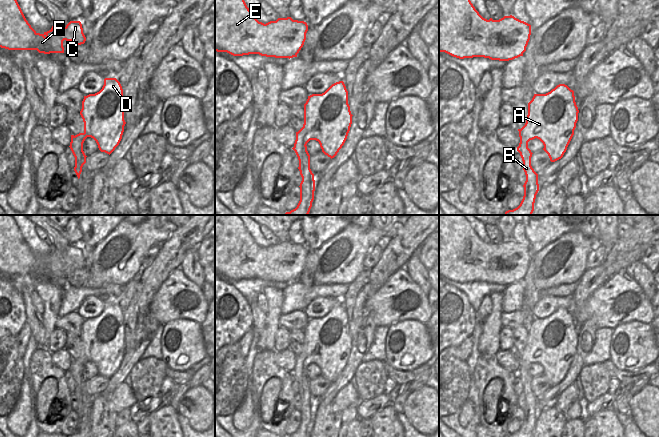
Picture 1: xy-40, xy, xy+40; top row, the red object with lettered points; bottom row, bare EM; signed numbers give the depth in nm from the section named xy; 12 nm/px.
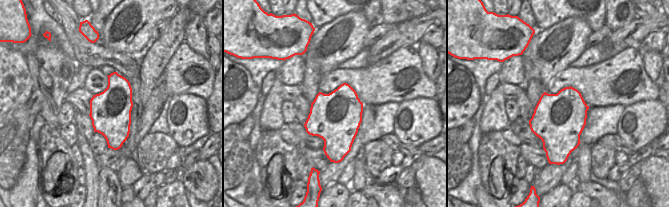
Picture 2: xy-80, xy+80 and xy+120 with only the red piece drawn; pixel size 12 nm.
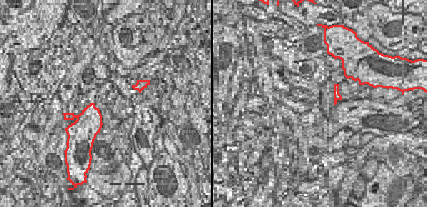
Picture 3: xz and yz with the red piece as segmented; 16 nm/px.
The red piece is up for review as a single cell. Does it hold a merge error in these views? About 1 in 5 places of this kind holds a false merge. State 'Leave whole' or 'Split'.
Leave whole.

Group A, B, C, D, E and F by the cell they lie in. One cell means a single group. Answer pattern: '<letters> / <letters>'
A B C D E F

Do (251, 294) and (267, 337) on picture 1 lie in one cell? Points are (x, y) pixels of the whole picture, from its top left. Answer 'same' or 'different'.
different

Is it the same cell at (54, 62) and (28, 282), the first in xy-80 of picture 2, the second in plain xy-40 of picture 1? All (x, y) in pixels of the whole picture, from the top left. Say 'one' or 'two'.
two

